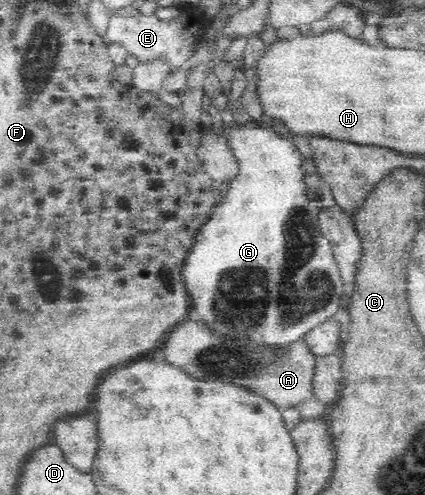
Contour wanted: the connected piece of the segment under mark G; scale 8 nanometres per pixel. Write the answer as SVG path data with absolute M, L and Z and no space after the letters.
M252 119L247 121L245 125L234 124L228 129L228 133L229 144L231 144L231 148L233 148L238 161L238 169L235 177L229 183L229 190L224 196L218 198L208 220L201 225L194 244L185 258L185 265L182 269L184 288L188 293L192 317L200 320L200 323L204 323L204 327L208 331L222 337L222 339L247 341L247 343L253 343L253 345L265 345L267 349L272 351L272 355L275 355L275 357L285 357L289 347L295 341L303 340L311 329L315 329L323 321L335 317L335 313L341 307L344 285L340 271L337 268L337 264L335 264L330 243L328 243L327 239L319 231L316 213L320 208L307 199L305 186L302 182L305 171L303 169L304 157L297 150L292 140L281 130L277 128L263 128L258 121Z

